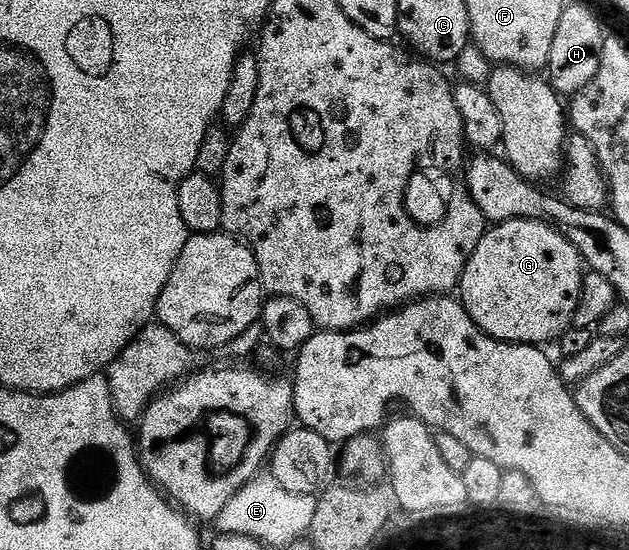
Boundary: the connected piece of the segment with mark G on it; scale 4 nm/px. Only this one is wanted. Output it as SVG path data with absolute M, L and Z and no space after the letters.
M513 219L491 226L486 236L476 245L476 253L468 261L460 284L460 302L472 321L484 334L502 343L547 345L561 340L572 327L574 314L582 296L584 264L582 254L558 232L540 221Z

